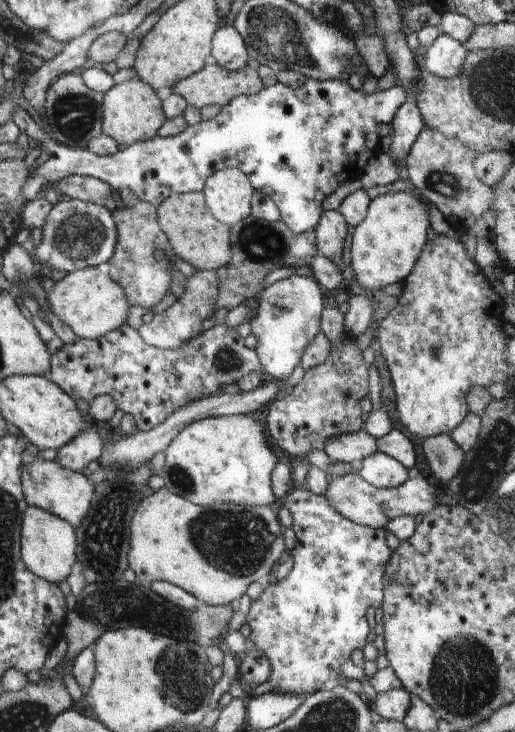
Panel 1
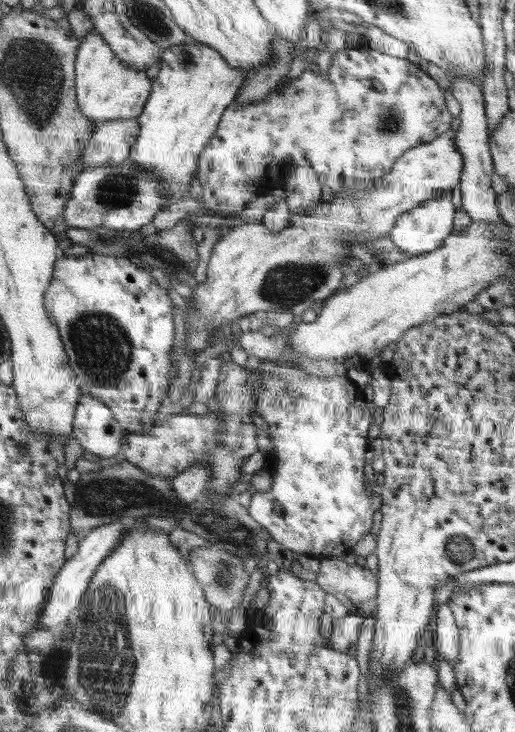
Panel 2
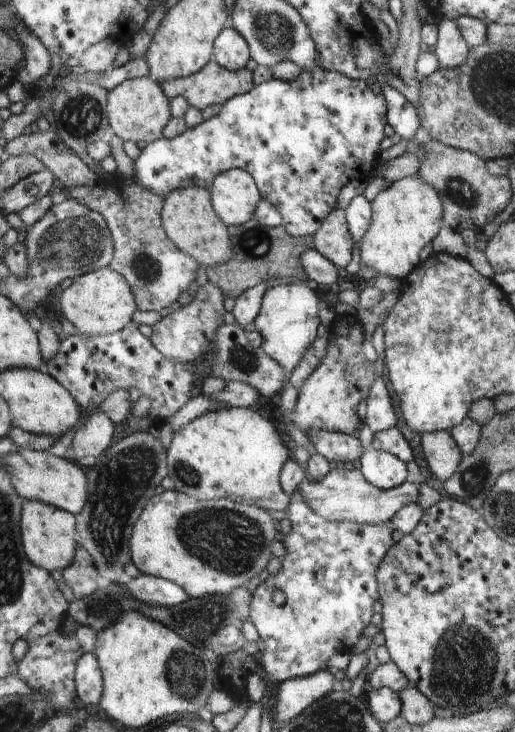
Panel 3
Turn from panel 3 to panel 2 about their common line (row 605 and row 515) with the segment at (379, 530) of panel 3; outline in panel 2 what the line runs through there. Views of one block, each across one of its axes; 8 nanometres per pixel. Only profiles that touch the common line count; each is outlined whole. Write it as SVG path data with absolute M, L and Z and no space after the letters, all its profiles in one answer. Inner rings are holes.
M262 362L258 367L263 374L259 412L268 423L267 433L276 452L265 458L265 467L273 476L271 488L252 494L247 512L270 533L271 538L288 550L320 560L344 556L370 532L374 512L383 506L381 495L368 496L364 486L364 454L368 450L370 428L366 395L348 376L314 377L300 369L270 366L268 362ZM275 504L282 507L281 516L274 514Z

